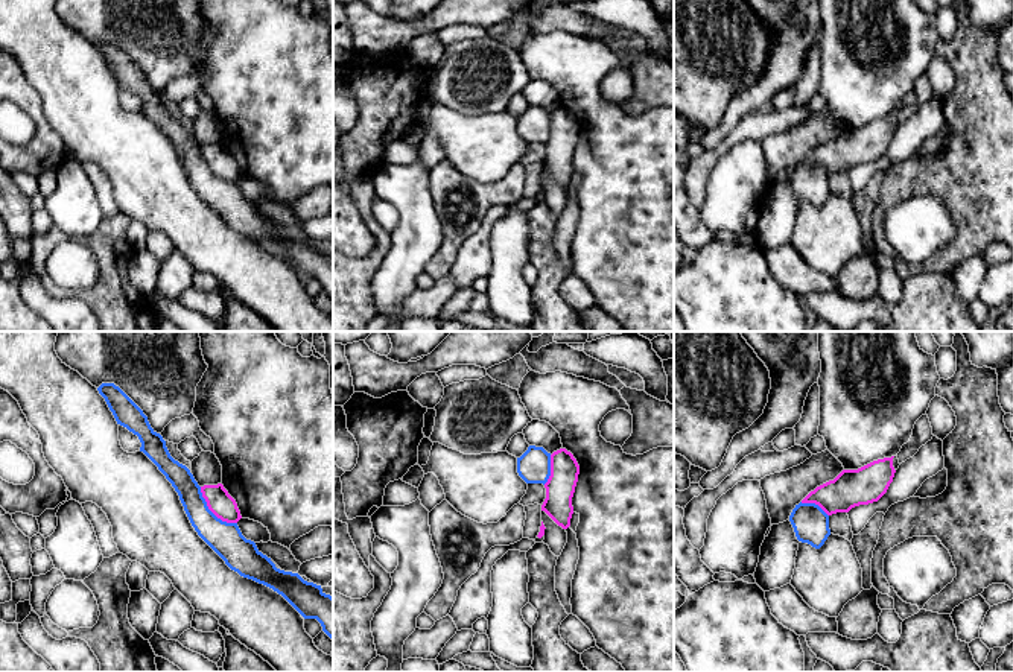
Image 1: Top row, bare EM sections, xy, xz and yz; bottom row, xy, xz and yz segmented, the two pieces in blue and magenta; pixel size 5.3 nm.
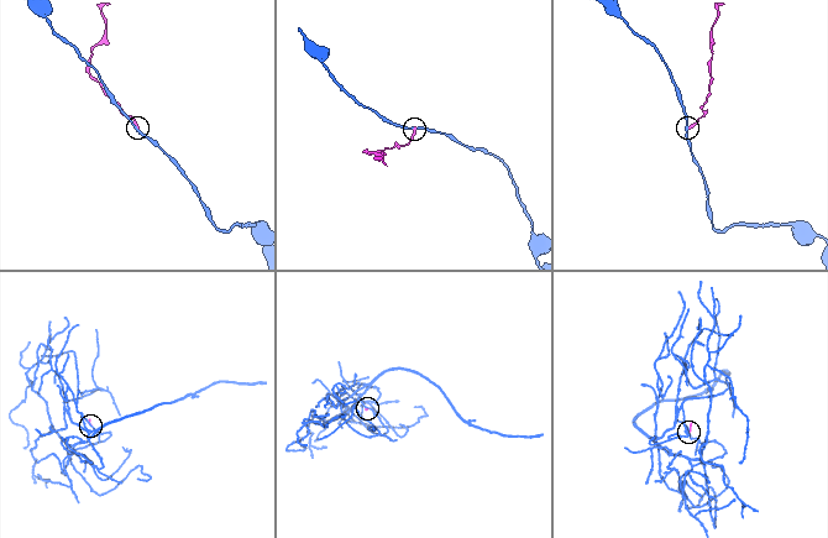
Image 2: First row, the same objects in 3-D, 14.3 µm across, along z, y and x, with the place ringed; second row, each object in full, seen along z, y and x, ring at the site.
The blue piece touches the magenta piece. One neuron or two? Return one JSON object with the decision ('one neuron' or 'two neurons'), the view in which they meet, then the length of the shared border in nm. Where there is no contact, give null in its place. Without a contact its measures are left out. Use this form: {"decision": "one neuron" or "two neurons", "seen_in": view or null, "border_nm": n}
{"decision": "two neurons", "seen_in": "xy", "border_nm": 280}

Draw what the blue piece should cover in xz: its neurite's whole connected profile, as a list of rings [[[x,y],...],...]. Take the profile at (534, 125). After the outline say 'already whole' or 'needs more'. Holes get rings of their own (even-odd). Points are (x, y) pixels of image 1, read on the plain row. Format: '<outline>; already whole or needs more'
[[[529,105],[517,117],[517,132],[526,143],[546,143],[551,135],[551,113],[543,106]]]; already whole

